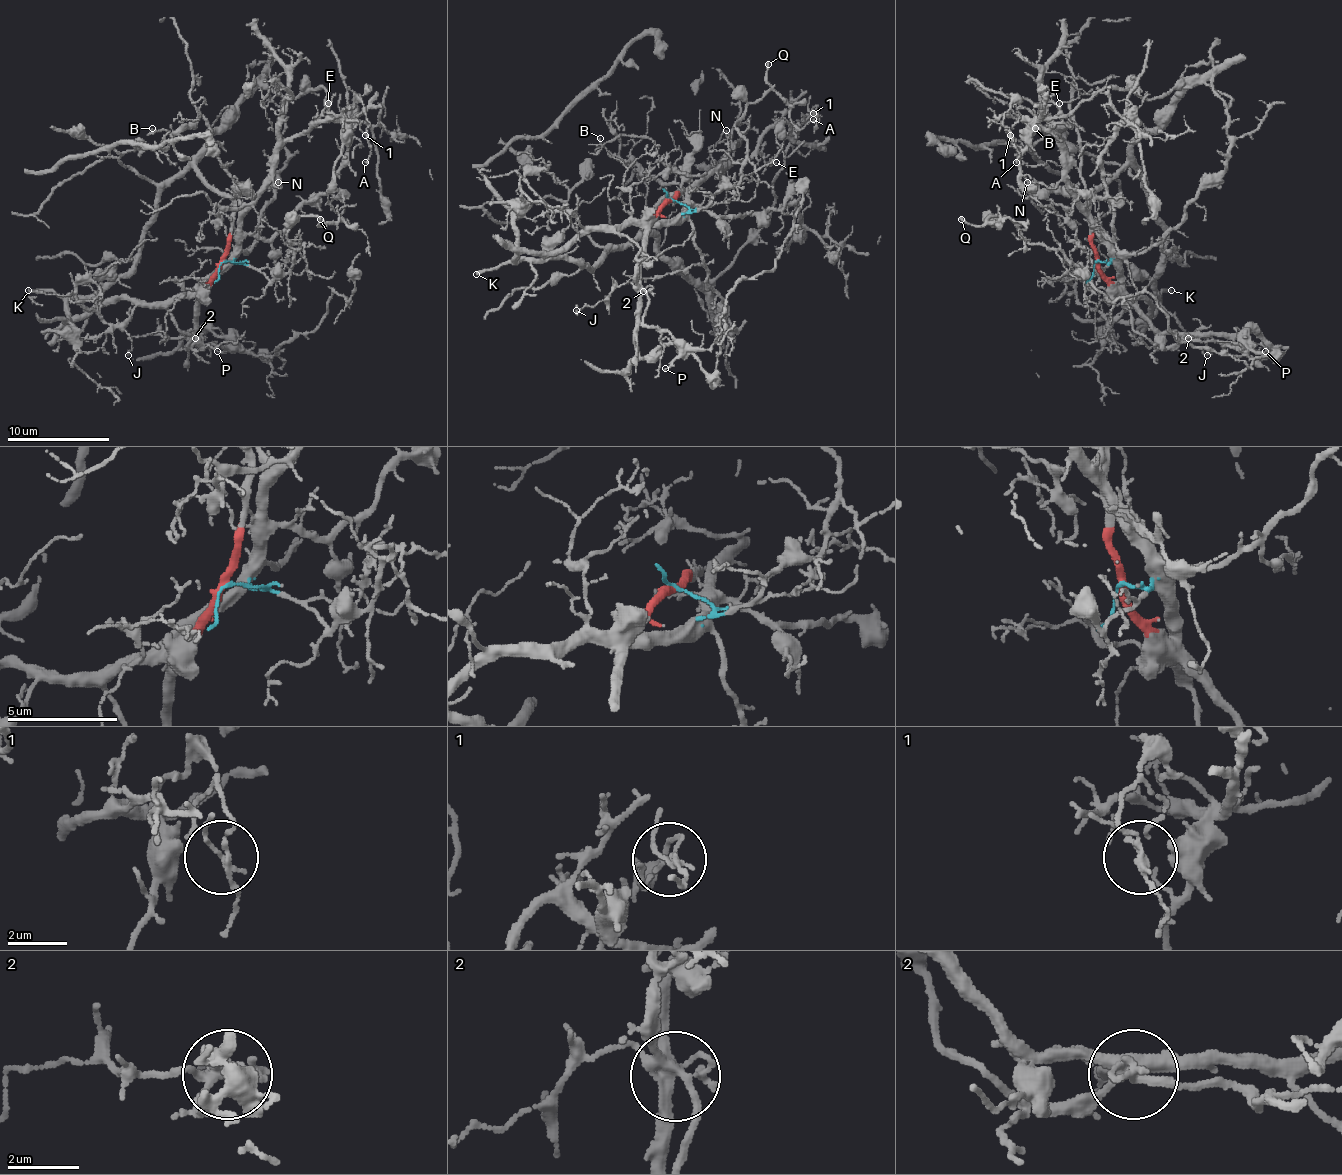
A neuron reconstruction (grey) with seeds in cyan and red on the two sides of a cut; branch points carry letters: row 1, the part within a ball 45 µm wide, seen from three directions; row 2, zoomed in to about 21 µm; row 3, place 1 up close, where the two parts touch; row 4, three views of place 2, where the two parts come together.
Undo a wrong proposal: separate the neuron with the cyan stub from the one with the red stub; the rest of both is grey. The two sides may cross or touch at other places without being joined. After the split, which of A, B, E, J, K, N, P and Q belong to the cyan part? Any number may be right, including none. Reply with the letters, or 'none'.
A, B, E, J, N, P, Q

